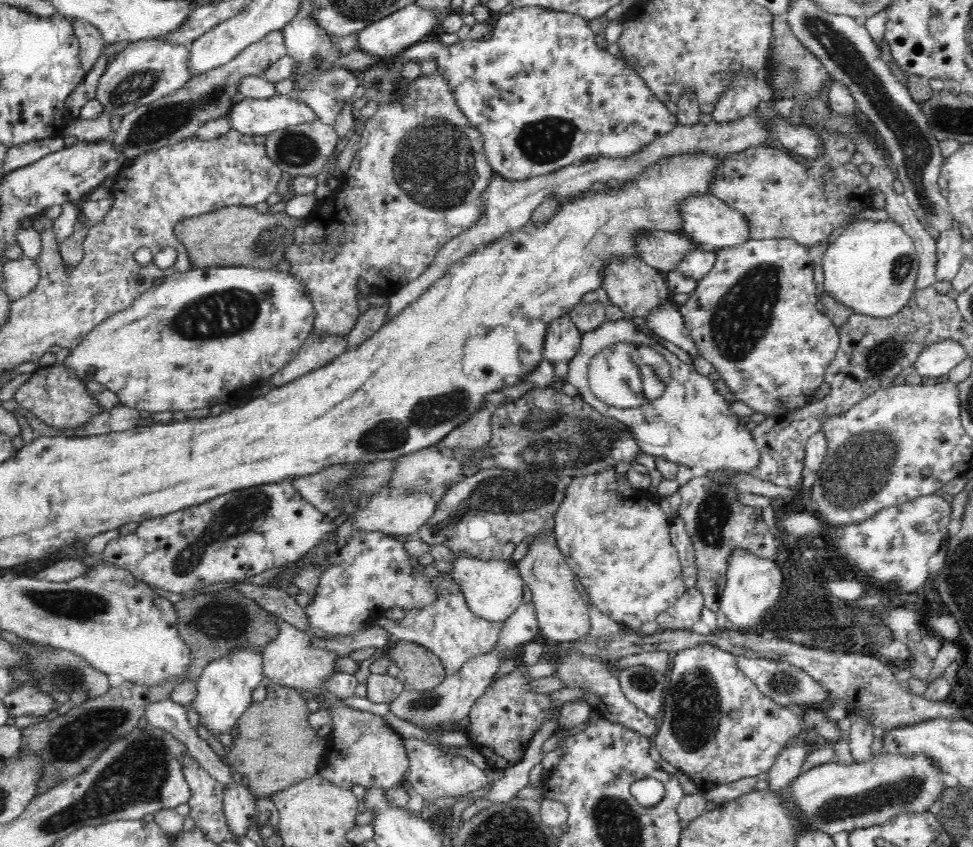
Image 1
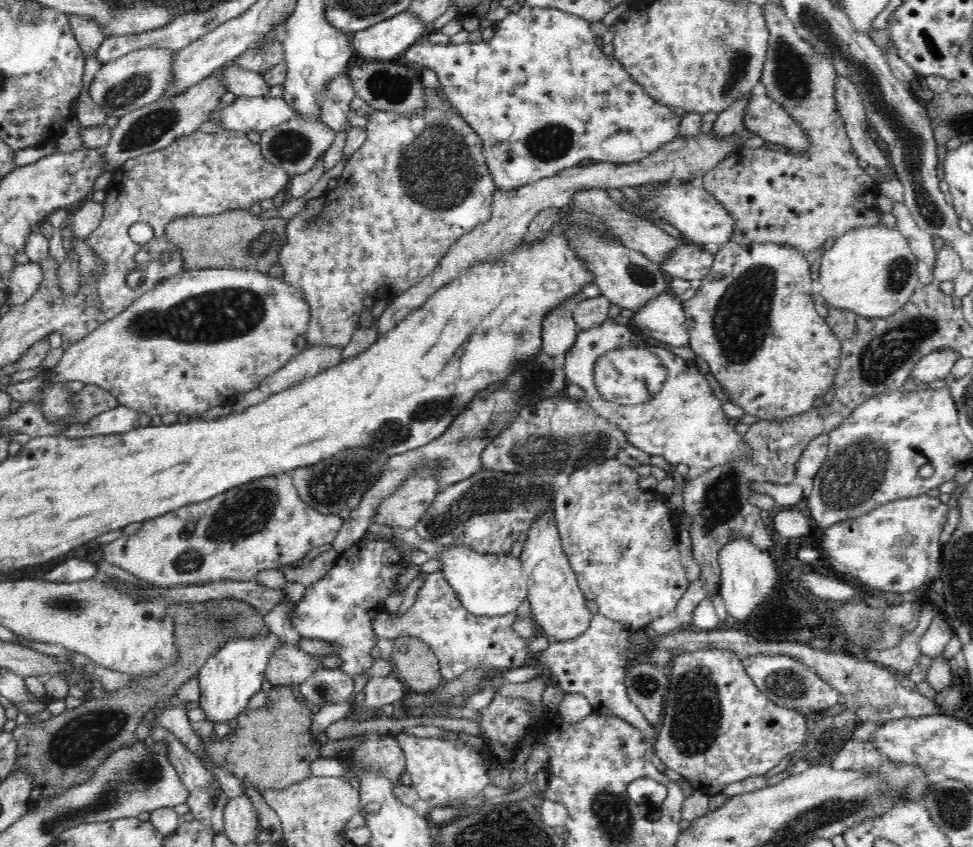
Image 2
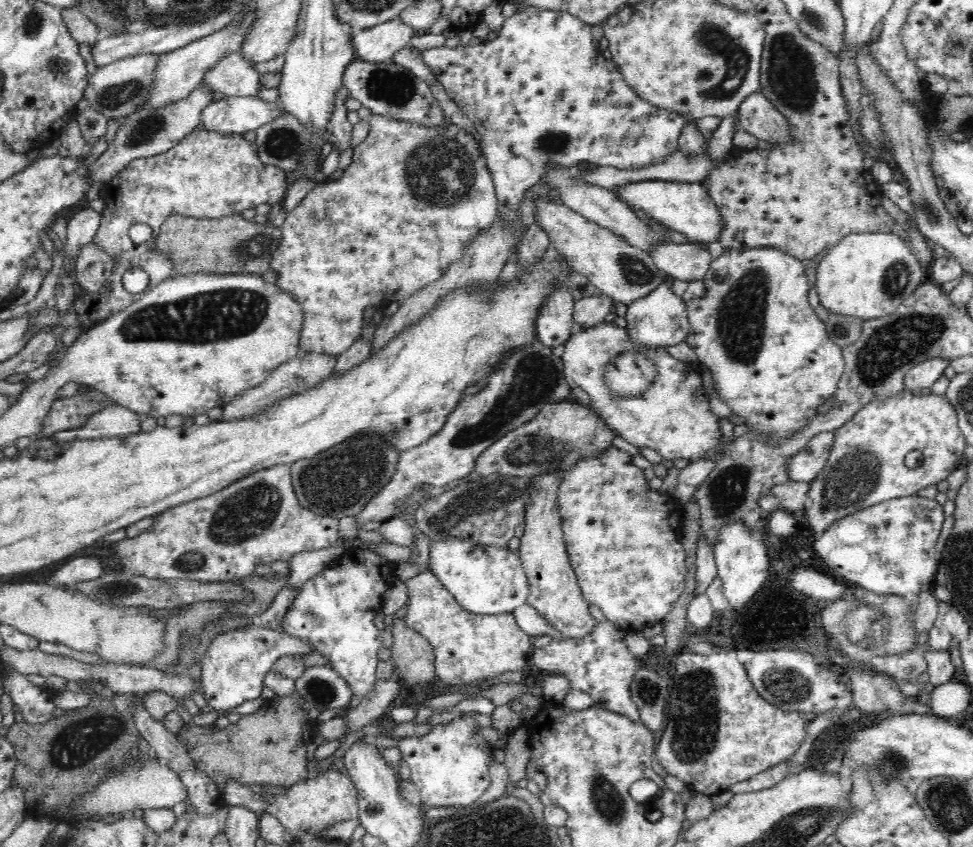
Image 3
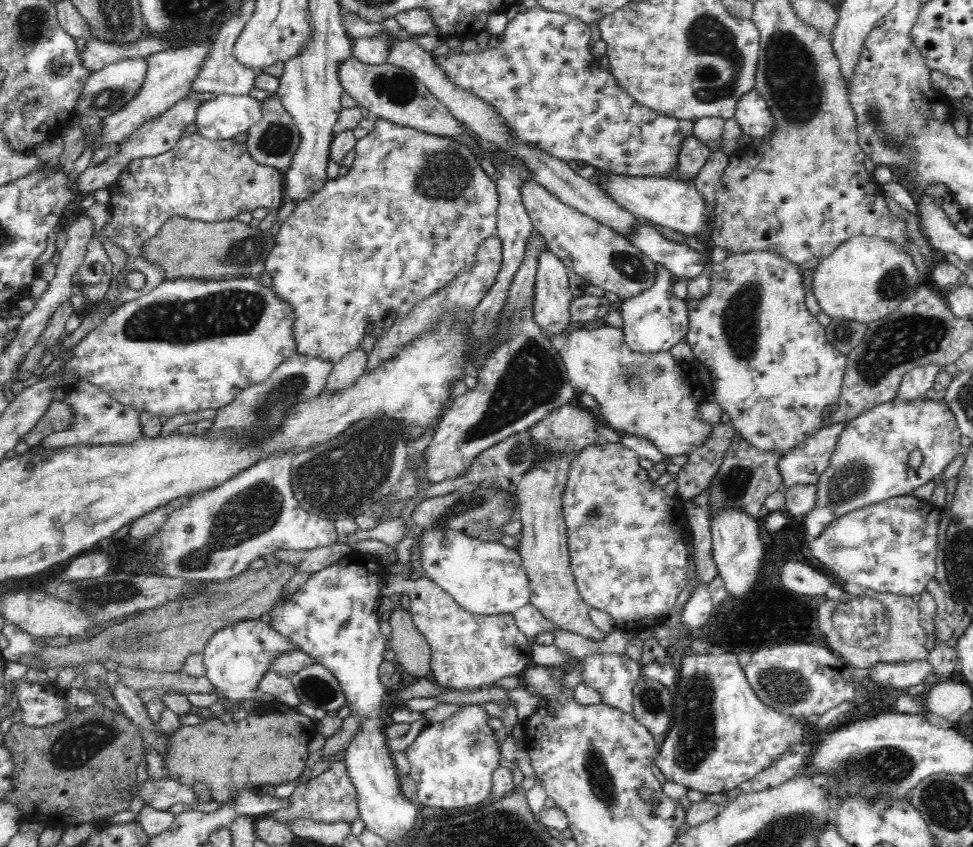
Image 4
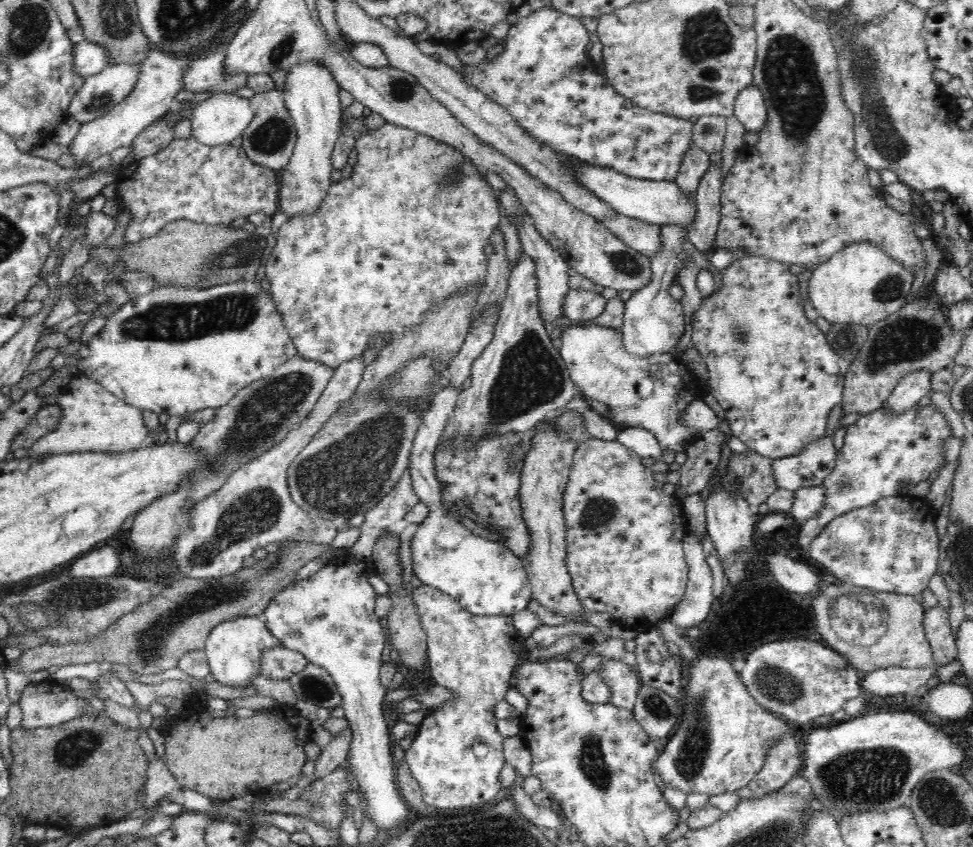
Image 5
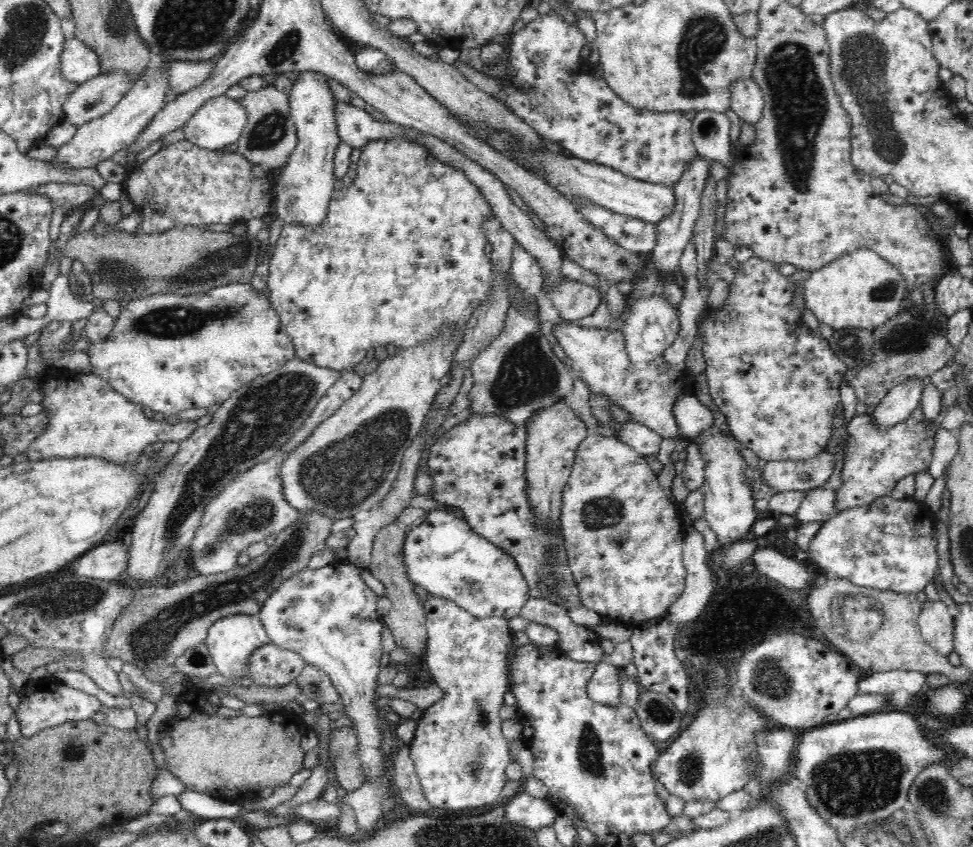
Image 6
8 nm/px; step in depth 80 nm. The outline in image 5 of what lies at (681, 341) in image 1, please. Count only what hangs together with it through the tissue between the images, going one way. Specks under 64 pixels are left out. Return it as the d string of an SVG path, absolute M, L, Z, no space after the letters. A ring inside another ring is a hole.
M662 226L664 248L650 258L653 270L651 281L624 303L623 325L620 329L623 332L624 348L633 355L650 357L654 353L671 352L686 332L684 307L670 295L670 287L677 276L675 262L677 254L683 251L682 242L686 238L687 230L688 228L681 226Z

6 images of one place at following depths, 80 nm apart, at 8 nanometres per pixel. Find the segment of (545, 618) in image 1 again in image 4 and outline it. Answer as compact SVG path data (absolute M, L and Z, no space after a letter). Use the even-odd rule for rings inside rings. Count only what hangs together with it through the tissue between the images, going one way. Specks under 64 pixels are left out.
M564 455L548 459L532 468L517 485L519 514L523 526L518 551L529 578L529 603L558 628L577 634L578 637L598 639L604 637L604 632L594 625L588 615L591 606L583 602L569 559L562 495L568 480L570 461Z

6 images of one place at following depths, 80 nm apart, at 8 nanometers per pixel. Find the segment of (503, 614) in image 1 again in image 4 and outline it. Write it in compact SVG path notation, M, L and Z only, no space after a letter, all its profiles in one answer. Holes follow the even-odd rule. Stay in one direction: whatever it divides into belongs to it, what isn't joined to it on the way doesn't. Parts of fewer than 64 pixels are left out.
M443 529L423 531L420 545L420 562L424 574L451 594L464 610L481 615L506 614L513 613L529 603L529 578L518 549L506 547L499 542L481 542L464 534Z

